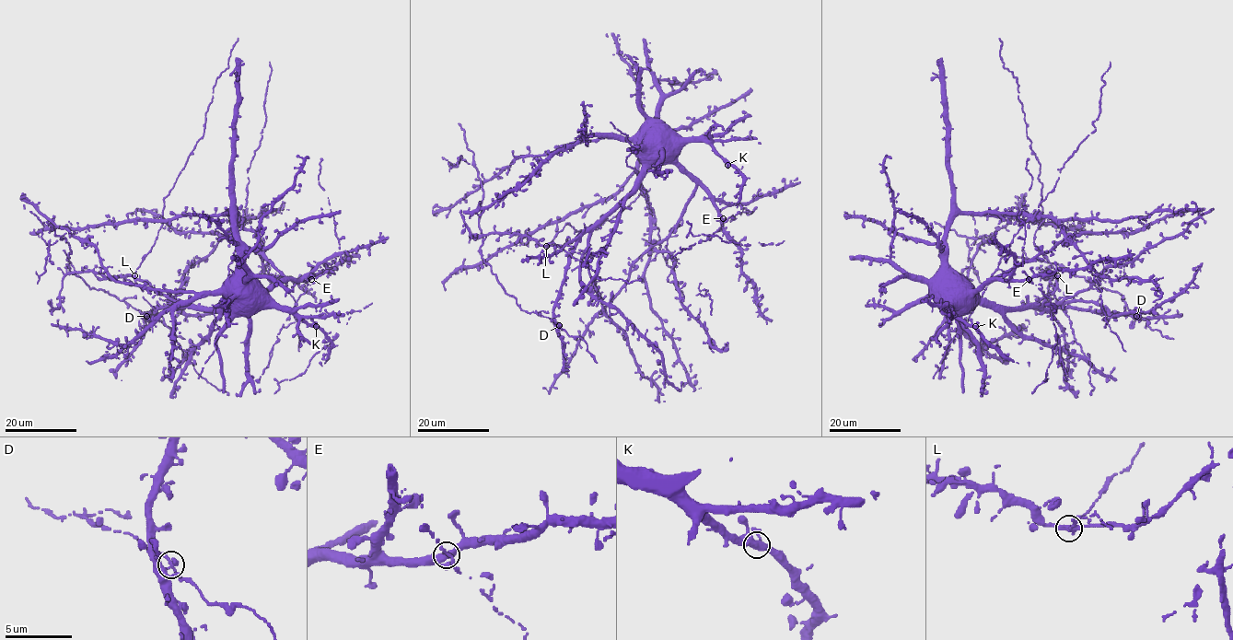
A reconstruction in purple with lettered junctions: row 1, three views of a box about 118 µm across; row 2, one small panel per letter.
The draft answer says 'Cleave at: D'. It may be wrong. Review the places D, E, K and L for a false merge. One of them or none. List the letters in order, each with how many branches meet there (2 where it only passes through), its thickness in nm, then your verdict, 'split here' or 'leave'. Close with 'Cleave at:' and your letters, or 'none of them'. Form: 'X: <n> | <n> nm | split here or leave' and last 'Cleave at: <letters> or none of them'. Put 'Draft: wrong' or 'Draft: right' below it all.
D: 3 | 320 nm | split here
E: 3 | 380 nm | leave
K: 3 | 360 nm | leave
L: 3 | 320 nm | leave
Cleave at: D
Draft: right

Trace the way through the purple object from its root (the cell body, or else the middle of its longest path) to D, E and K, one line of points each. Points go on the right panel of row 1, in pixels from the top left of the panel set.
D: (954, 288), (948, 293), (950, 297), (961, 301), (992, 301), (1004, 308), (1072, 308), (1136, 316)
E: (954, 288), (967, 285), (973, 290), (979, 290), (994, 280), (1029, 279)
K: (954, 288), (948, 290), (952, 313), (966, 324), (975, 326)

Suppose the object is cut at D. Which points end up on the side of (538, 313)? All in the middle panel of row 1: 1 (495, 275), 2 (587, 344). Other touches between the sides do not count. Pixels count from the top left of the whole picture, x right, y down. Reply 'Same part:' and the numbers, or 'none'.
Same part: 1, 2

